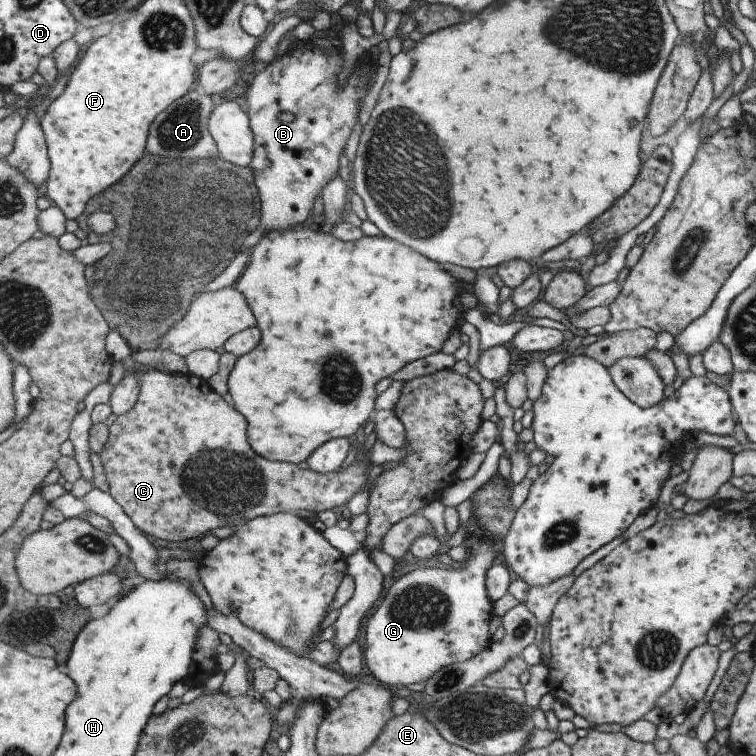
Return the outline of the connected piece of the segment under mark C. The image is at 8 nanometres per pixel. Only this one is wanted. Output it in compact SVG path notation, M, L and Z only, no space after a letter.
M127 357L125 360L125 368L127 372L137 372L139 370L139 380L141 380L141 392L135 404L135 408L127 414L118 415L117 420L110 426L109 440L103 452L101 452L101 462L105 466L105 474L109 481L109 492L113 498L121 505L121 508L131 517L135 526L145 532L151 538L159 540L189 540L191 538L201 539L209 535L216 528L223 526L231 526L239 528L247 524L249 520L255 520L262 516L269 516L270 514L291 513L299 514L301 510L309 510L310 512L323 512L323 510L333 510L333 508L341 508L343 504L347 504L357 492L365 490L365 486L375 486L375 479L371 480L371 462L368 462L368 457L365 461L353 461L348 468L341 468L337 472L331 474L317 474L313 470L299 468L296 464L287 462L269 462L269 459L259 456L251 444L247 442L247 420L245 416L239 412L235 406L229 406L223 396L212 388L208 381L203 380L201 377L193 375L191 372L184 373L164 373L159 372L145 372L141 370L141 364L135 358Z

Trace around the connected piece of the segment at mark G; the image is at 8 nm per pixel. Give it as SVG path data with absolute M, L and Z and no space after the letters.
M478 534L468 546L468 558L463 568L456 570L430 569L422 566L409 571L391 585L383 601L367 621L365 628L364 658L370 673L385 686L411 686L417 682L428 682L439 670L457 662L471 660L489 648L493 640L491 619L493 600L487 594L490 579L487 572L493 571L502 543L495 538Z

